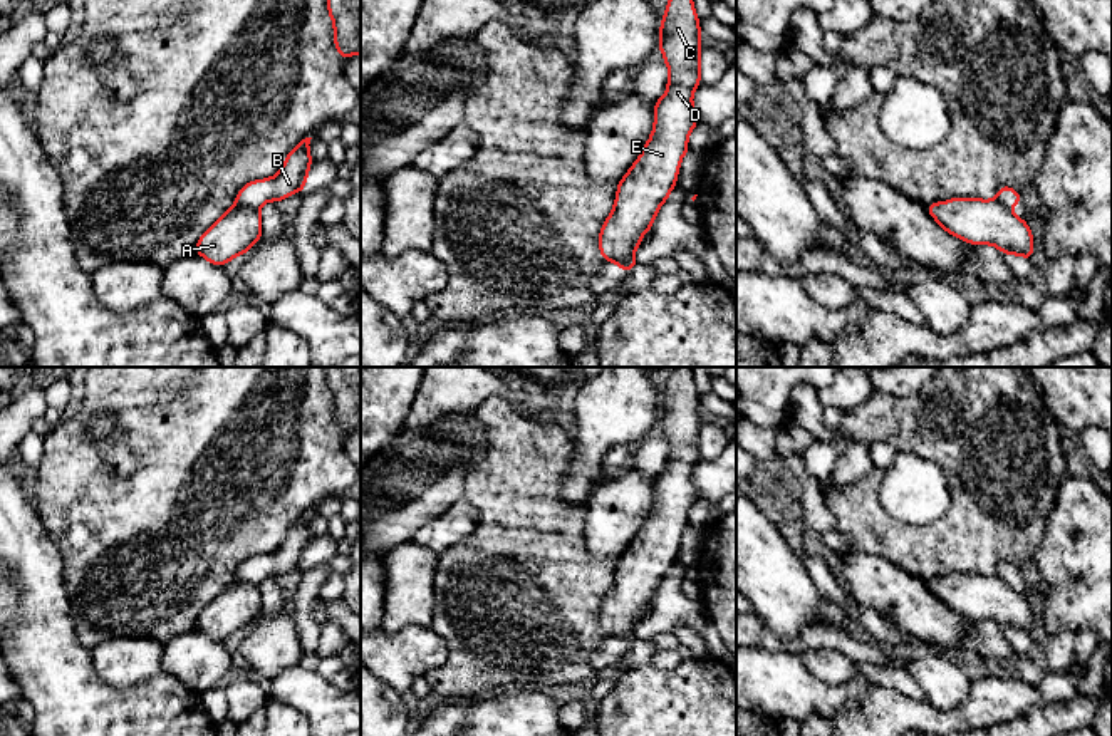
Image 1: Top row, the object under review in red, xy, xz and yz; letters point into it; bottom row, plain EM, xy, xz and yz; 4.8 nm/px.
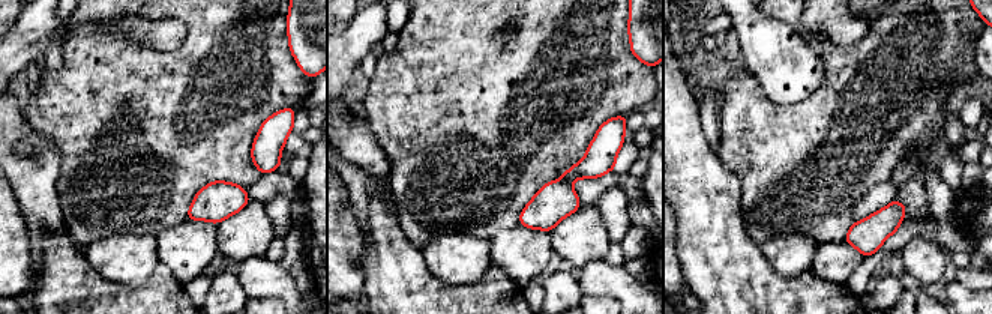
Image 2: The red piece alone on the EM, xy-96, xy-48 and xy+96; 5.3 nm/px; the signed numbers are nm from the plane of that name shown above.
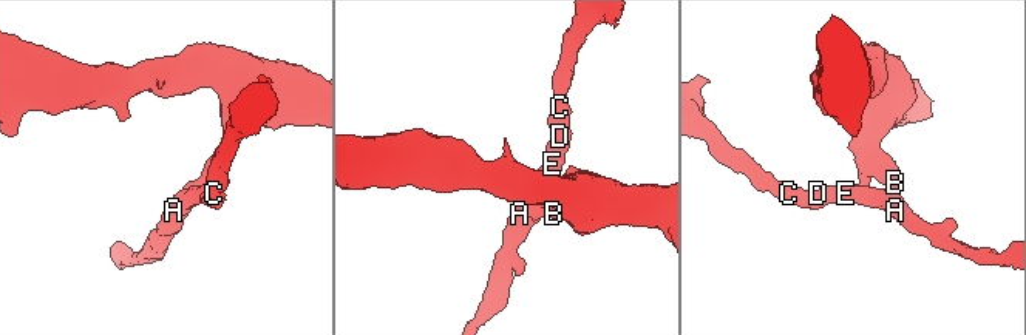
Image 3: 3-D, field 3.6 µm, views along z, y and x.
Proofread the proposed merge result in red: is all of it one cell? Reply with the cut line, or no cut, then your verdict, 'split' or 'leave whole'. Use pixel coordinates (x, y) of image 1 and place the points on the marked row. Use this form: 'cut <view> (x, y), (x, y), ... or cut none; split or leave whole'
cut xy (237, 203), (257, 210); split

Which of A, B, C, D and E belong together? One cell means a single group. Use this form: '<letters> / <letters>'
A C D E / B

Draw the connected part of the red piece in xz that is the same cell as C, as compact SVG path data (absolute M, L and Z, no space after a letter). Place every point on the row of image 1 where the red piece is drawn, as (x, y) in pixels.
M669 0L659 30L659 50L669 67L668 87L656 101L651 137L617 183L614 208L602 223L599 250L605 262L634 257L676 186L681 159L689 151L688 136L698 126L693 92L701 84L703 35L693 0Z

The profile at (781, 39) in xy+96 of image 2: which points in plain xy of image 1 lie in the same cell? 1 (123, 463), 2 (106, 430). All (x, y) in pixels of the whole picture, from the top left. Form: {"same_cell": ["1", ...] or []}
{"same_cell": ["1", "2"]}

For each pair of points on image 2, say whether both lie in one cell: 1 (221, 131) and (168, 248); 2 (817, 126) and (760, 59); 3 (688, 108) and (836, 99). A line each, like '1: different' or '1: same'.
1: different
2: different
3: different

